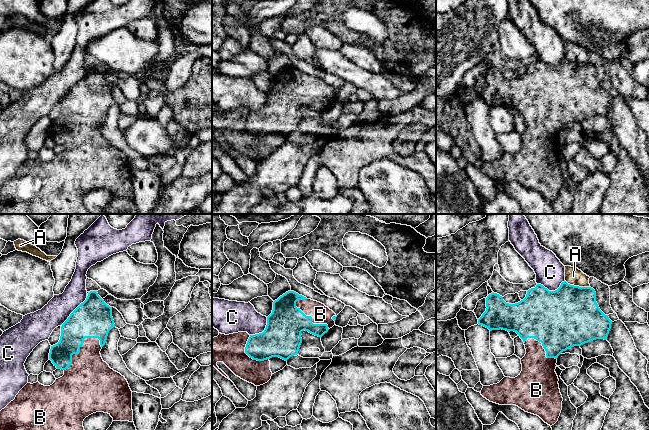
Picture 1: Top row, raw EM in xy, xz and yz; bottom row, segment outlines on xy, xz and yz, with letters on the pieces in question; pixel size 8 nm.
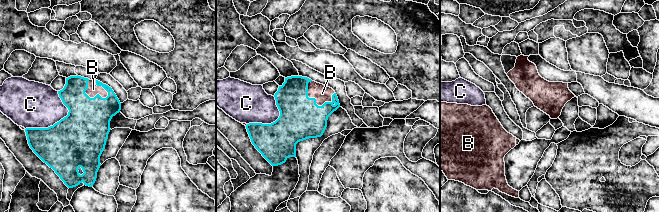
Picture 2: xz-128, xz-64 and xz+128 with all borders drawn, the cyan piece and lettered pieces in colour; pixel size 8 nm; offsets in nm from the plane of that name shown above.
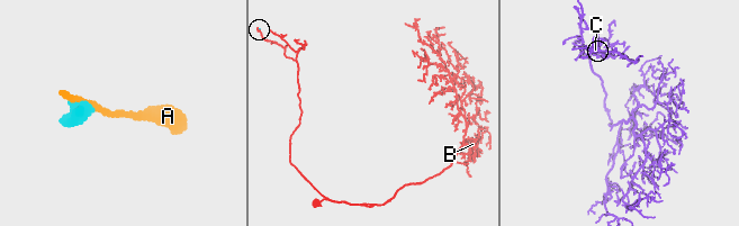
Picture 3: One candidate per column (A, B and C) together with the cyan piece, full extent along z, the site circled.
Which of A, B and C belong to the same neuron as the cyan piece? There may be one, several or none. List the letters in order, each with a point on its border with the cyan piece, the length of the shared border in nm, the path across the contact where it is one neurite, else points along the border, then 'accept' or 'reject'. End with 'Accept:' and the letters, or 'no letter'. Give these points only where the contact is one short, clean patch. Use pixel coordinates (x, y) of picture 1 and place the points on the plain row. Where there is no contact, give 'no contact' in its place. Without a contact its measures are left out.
A: meets cyan in yz at (577, 62); contact 200 nm long; reject
B: meets cyan in xy at (79, 125); contact 380 nm long; accept
C: meets cyan in xy at (73, 87); contact 320 nm long; reject
Accept: B

